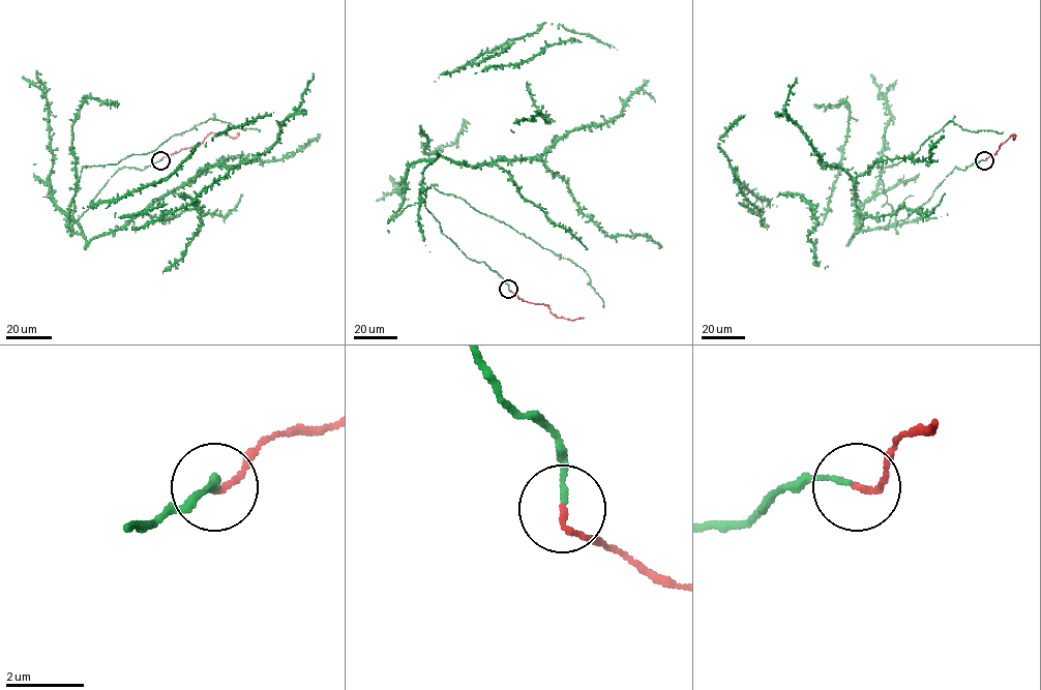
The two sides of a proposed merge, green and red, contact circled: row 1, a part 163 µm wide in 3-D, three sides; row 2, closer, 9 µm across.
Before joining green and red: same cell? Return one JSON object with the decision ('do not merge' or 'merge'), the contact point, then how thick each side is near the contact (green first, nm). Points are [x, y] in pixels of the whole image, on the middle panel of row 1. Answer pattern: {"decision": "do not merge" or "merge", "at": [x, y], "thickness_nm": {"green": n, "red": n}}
{"decision": "merge", "at": [508, 289], "thickness_nm": {"green": 120, "red": 150}}

